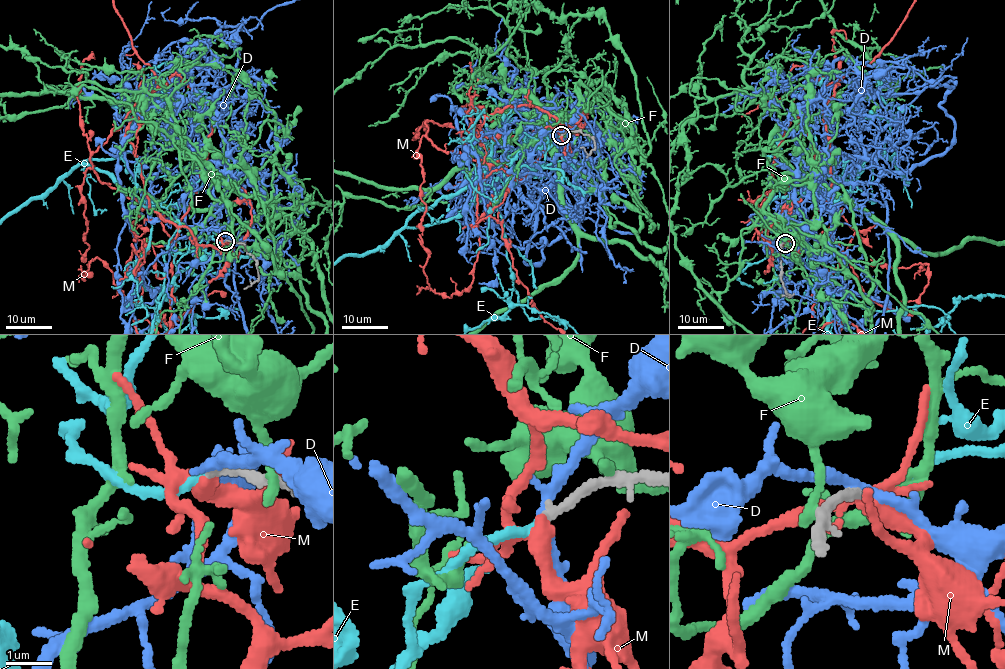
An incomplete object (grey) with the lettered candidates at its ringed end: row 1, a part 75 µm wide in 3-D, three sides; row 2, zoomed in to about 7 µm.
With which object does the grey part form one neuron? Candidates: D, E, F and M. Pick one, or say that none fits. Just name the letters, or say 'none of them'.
E

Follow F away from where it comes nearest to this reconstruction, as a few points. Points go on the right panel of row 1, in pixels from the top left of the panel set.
F: (780, 244), (856, 245), (868, 311), (815, 194), (784, 175), (931, 255)

